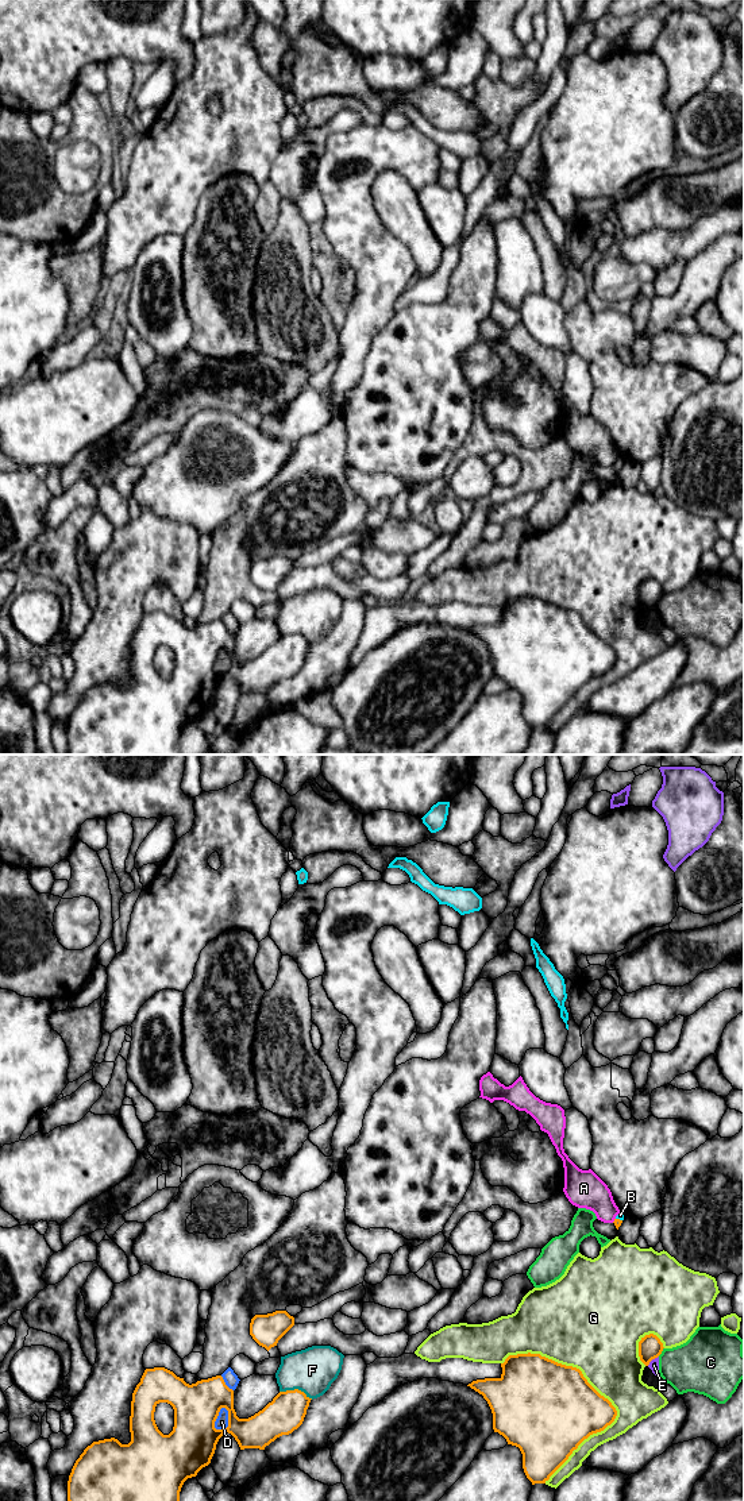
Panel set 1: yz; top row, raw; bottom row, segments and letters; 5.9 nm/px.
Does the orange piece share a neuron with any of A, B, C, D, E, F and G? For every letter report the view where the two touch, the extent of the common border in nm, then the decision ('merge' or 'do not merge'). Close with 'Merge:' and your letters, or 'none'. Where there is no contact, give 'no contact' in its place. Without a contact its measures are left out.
A: yz | 40 nm | do not merge
B: yz | 40 nm | merge
C: yz | 70 nm | do not merge
D: yz | 150 nm | do not merge
E: yz | 90 nm | do not merge
F: yz | 200 nm | do not merge
G: yz | 800 nm | do not merge
Merge: B

